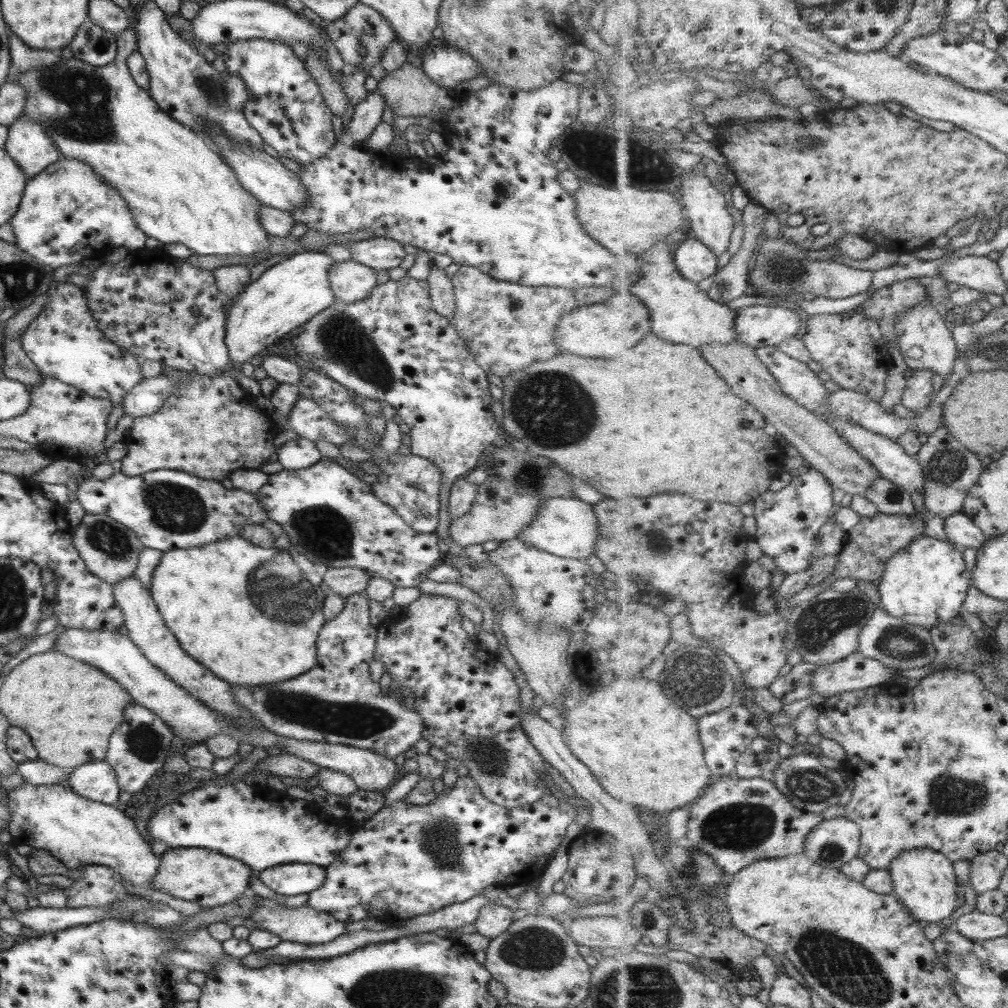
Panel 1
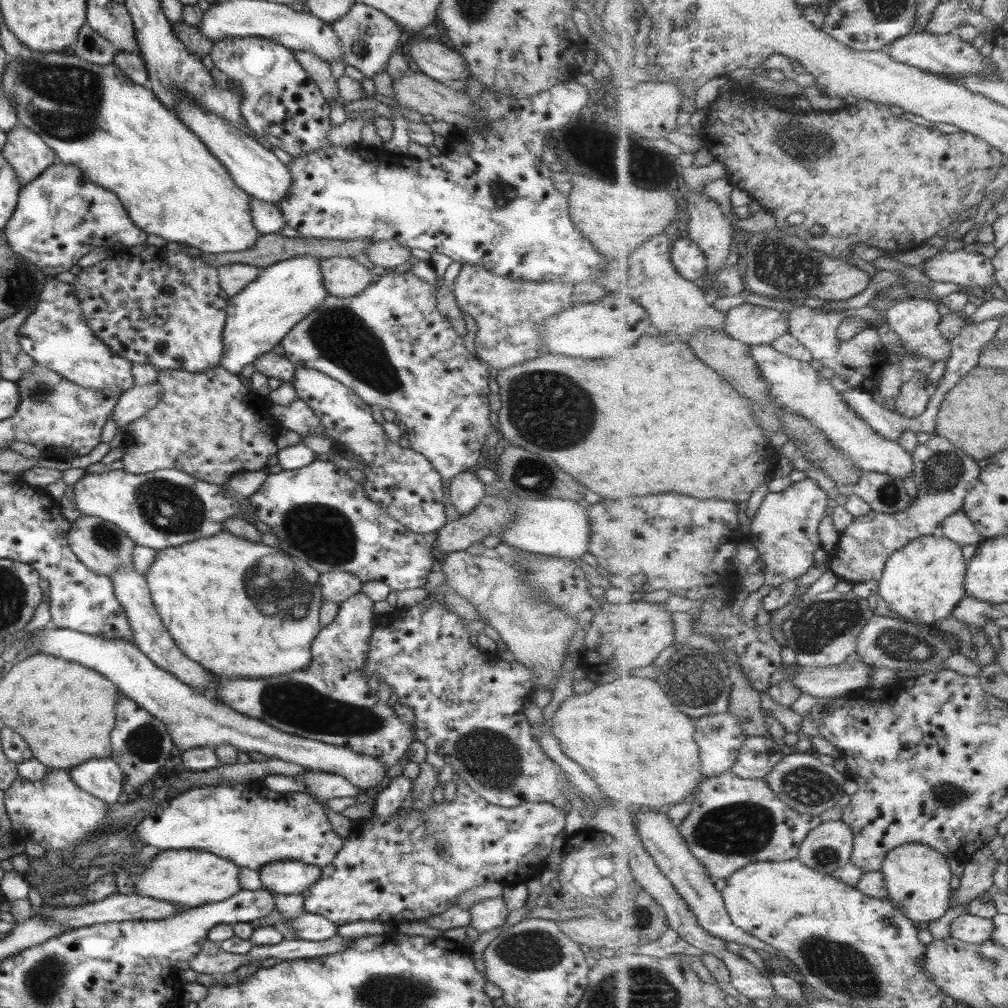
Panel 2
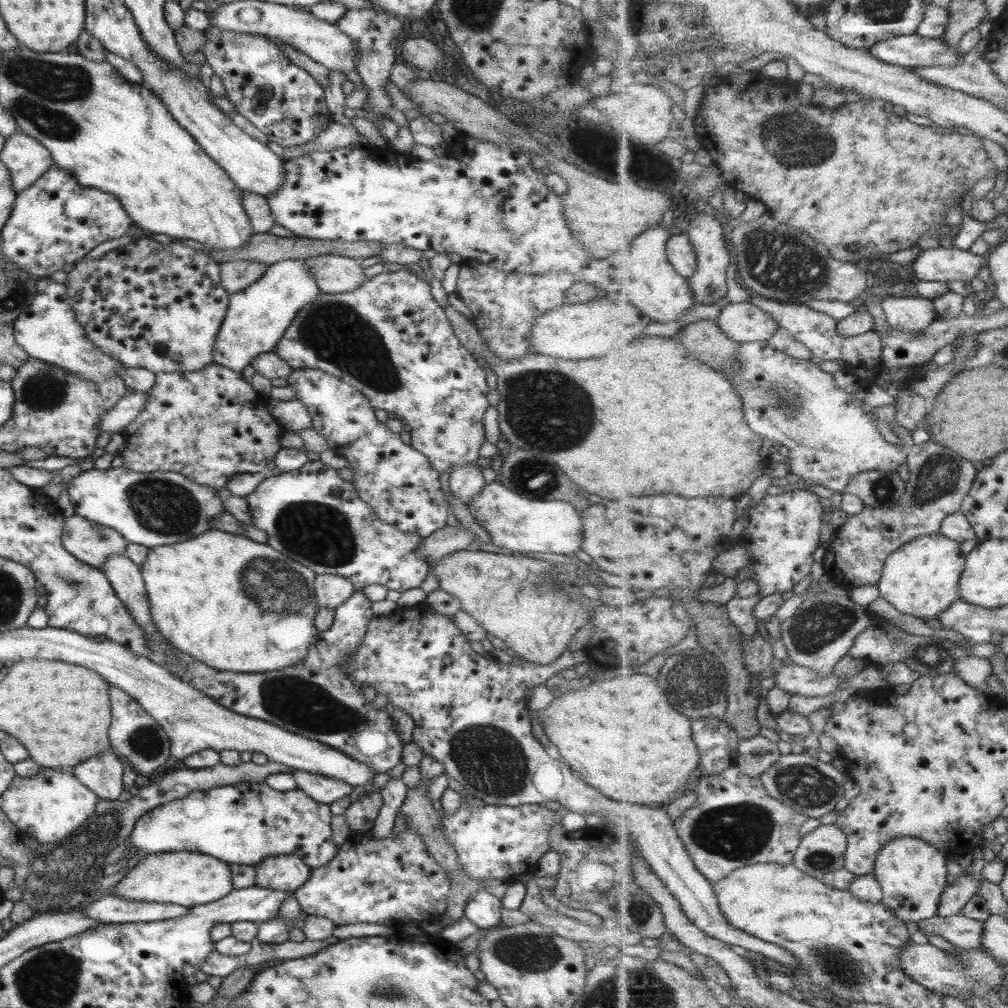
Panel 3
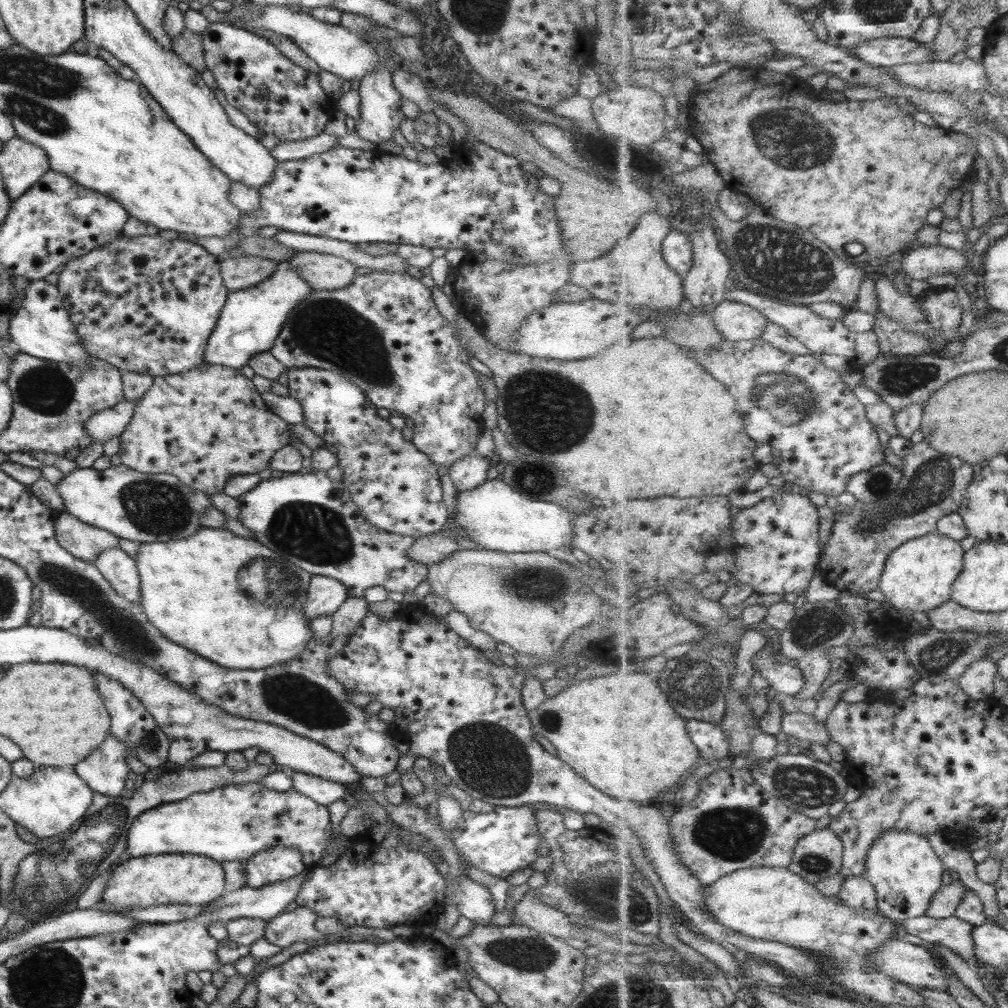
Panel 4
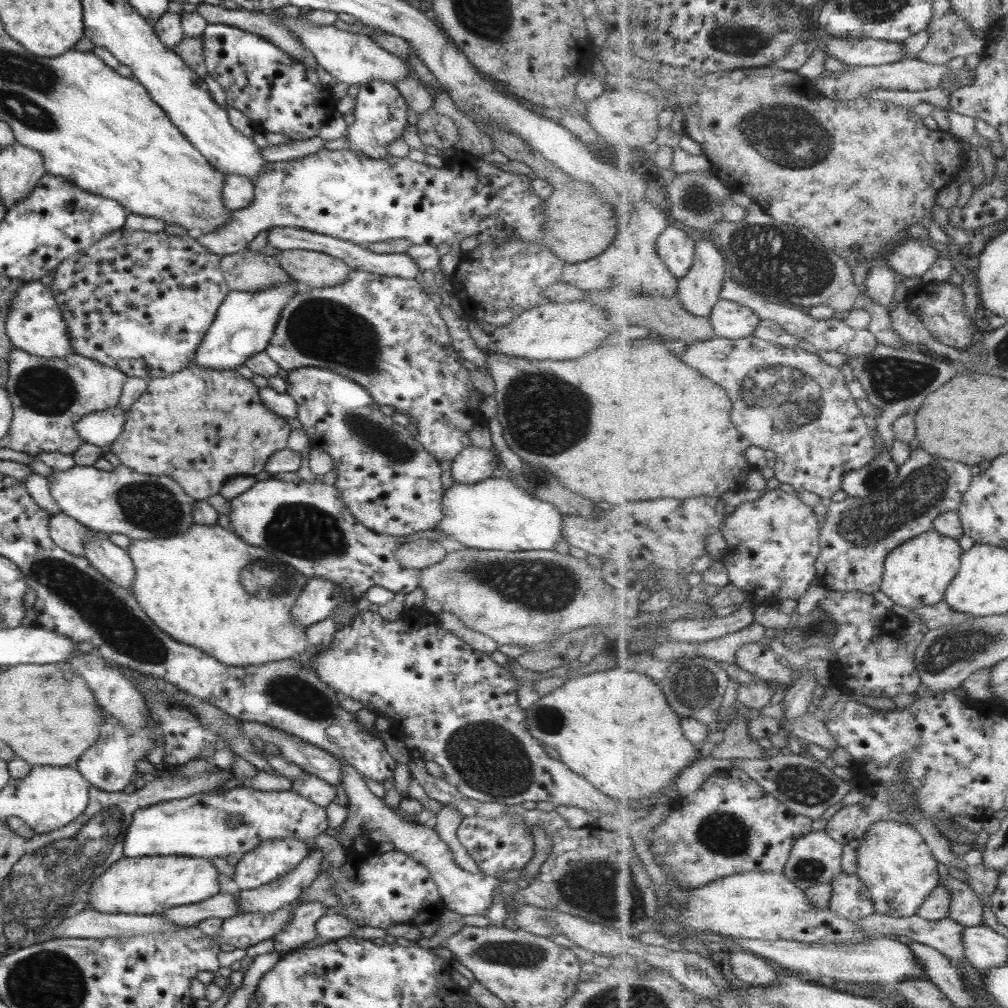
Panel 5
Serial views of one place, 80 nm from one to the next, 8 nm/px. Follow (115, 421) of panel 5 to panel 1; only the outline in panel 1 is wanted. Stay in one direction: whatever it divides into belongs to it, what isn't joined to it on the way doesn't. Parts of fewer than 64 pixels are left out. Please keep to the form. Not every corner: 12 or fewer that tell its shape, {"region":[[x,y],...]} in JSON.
{"region":[[162,373],[137,381],[122,396],[124,416],[157,412],[175,385]]}

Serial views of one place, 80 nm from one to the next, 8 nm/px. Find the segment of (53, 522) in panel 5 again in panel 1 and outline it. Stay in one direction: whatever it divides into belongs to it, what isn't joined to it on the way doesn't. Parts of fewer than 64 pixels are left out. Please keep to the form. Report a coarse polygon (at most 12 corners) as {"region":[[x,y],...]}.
{"region":[[85,513],[73,548],[110,585],[132,575],[143,546],[108,516]]}

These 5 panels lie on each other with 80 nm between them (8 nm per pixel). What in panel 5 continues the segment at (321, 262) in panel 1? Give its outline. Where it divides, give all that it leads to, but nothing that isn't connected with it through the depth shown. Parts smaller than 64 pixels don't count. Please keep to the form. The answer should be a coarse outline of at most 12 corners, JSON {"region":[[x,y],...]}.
{"region":[[293,280],[228,291],[195,349],[201,368],[238,368],[267,346]]}

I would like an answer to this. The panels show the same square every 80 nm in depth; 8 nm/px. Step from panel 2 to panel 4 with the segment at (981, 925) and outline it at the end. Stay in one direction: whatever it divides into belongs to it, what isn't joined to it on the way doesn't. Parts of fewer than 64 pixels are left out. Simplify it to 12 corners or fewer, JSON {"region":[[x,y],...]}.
{"region":[[958,916],[895,921],[898,930],[975,959],[974,924]]}

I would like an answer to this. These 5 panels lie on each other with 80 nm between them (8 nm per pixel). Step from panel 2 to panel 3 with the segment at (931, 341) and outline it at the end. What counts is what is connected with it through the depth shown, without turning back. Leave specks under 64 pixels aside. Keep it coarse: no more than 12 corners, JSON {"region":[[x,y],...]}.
{"region":[[893,290],[888,324],[922,333],[938,318],[933,300]]}

